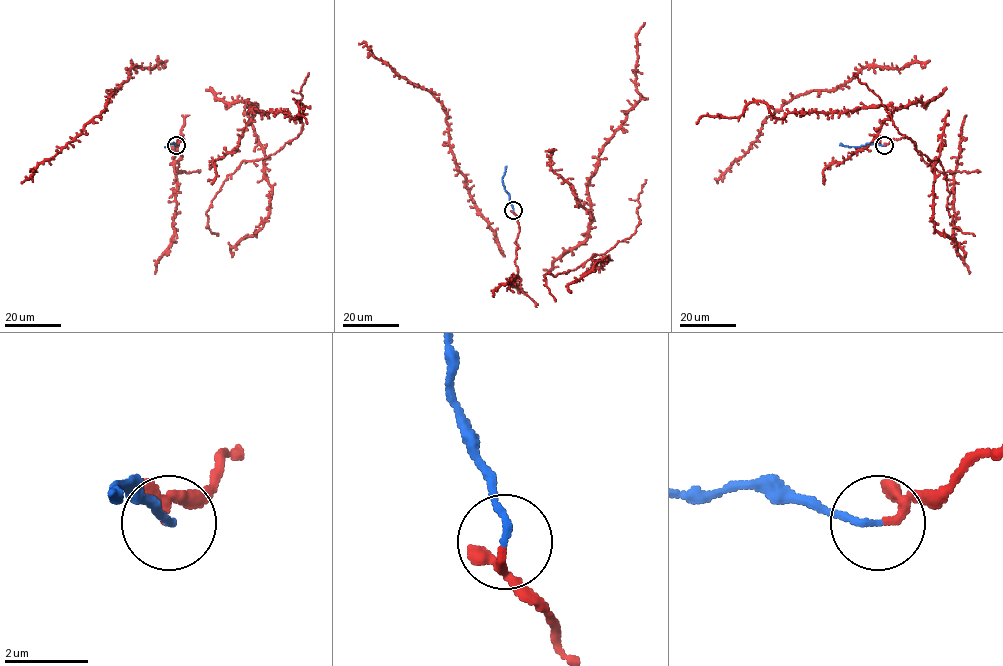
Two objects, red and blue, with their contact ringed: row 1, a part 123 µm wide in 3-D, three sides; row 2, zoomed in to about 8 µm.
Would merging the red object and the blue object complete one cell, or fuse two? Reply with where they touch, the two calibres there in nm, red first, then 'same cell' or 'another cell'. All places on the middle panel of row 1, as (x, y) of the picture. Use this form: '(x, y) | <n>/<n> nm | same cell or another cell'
(513, 210) | 150/160 nm | same cell

